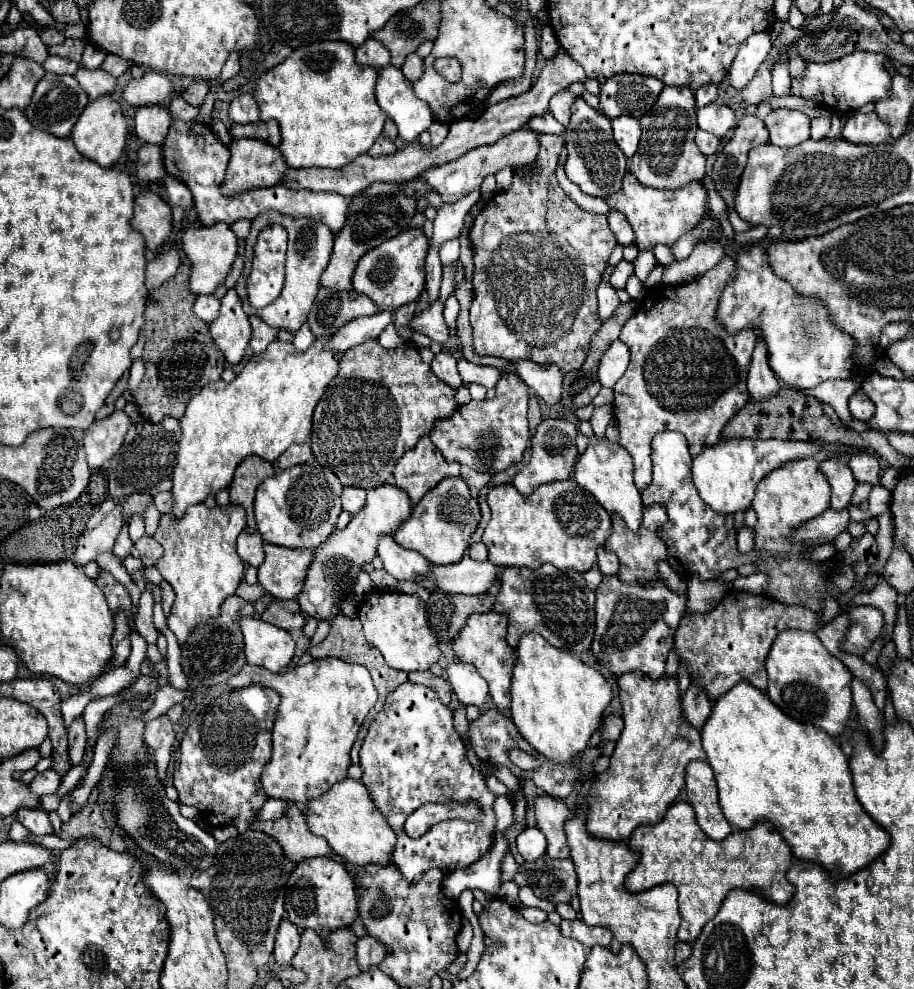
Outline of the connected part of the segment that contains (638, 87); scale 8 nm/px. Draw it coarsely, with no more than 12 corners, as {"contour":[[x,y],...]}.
{"contour":[[616,74],[600,90],[608,118],[640,118],[664,84],[642,74]]}

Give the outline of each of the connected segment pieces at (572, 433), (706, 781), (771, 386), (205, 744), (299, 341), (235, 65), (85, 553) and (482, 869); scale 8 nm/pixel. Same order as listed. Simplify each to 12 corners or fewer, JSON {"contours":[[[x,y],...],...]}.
{"contours":[[[542,420],[528,464],[514,476],[520,494],[566,480],[578,460],[578,428]],[[708,762],[686,766],[686,792],[704,834],[724,840],[730,824],[718,806]],[[758,338],[748,390],[752,398],[770,398],[780,380],[770,370],[766,342]],[[230,690],[188,726],[174,788],[248,830],[280,696]],[[308,324],[294,334],[296,350],[304,350],[312,344],[314,334]],[[232,50],[220,82],[234,78],[240,70],[240,54]],[[116,504],[100,526],[78,538],[72,560],[78,566],[98,552],[112,552],[124,526],[122,504]],[[510,828],[496,832],[490,850],[472,866],[444,878],[444,896],[482,890],[496,896]]]}

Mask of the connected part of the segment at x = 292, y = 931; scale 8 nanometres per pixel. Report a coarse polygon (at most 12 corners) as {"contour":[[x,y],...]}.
{"contour":[[288,918],[278,926],[274,958],[288,966],[300,942]]}

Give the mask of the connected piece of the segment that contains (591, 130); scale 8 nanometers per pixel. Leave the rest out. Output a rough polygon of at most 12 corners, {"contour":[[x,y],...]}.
{"contour":[[578,98],[564,140],[566,176],[586,194],[614,194],[626,156],[610,120]]}

